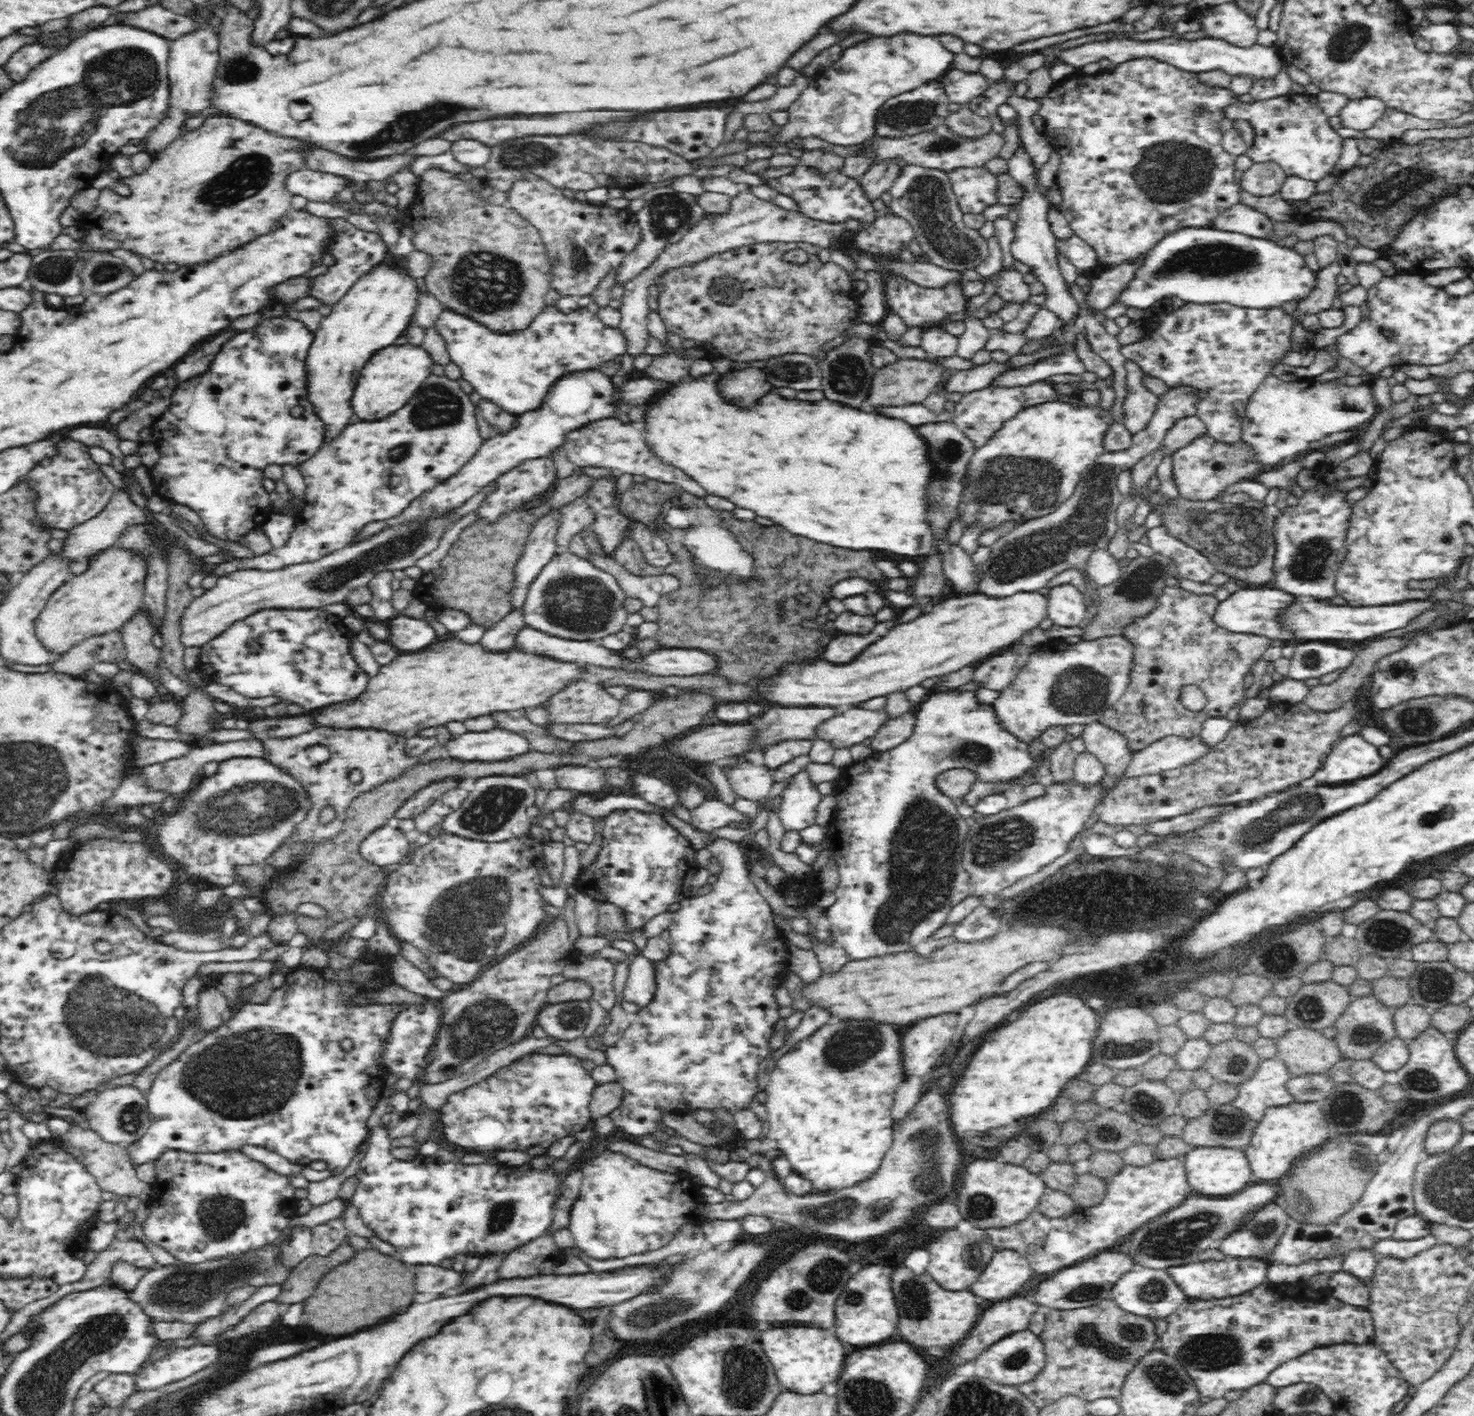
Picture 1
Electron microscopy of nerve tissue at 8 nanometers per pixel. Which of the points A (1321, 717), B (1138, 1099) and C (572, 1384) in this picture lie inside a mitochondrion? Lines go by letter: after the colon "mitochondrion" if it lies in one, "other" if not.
A: other
B: mitochondrion
C: other

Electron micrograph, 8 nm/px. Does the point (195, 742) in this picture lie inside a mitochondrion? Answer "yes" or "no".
no

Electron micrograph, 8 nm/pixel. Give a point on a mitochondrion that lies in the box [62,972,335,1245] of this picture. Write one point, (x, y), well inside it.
(248, 1074)

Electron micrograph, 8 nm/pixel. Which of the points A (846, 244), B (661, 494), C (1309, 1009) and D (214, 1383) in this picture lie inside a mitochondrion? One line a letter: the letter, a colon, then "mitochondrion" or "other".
A: other
B: mitochondrion
C: mitochondrion
D: other

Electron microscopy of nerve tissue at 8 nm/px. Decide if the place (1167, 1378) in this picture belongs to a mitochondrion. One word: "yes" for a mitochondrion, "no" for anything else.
yes

